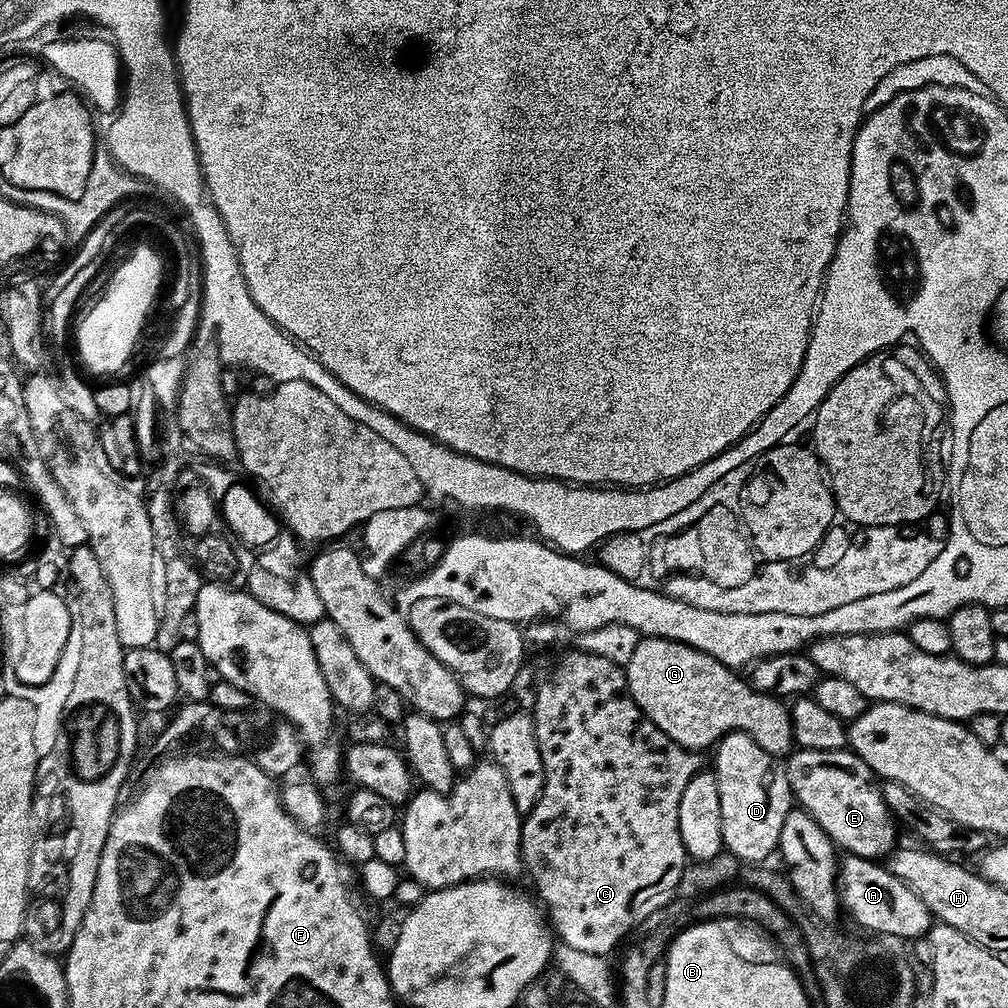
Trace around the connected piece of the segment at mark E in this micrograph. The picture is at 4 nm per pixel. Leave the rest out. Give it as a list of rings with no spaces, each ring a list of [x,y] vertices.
[[[797,747],[787,757],[786,767],[793,801],[816,820],[837,849],[879,861],[897,847],[898,824],[884,801],[878,777],[855,752]]]

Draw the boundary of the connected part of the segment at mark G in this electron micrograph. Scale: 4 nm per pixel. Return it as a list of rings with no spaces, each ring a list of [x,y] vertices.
[[[657,636],[640,638],[630,657],[630,662],[623,667],[624,677],[628,679],[628,693],[658,730],[662,730],[675,744],[689,750],[711,749],[729,732],[745,732],[766,754],[784,758],[793,751],[796,735],[792,729],[792,713],[789,705],[780,696],[767,692],[756,692],[743,675],[727,668],[718,658],[702,650],[692,648],[677,640],[667,640]]]

